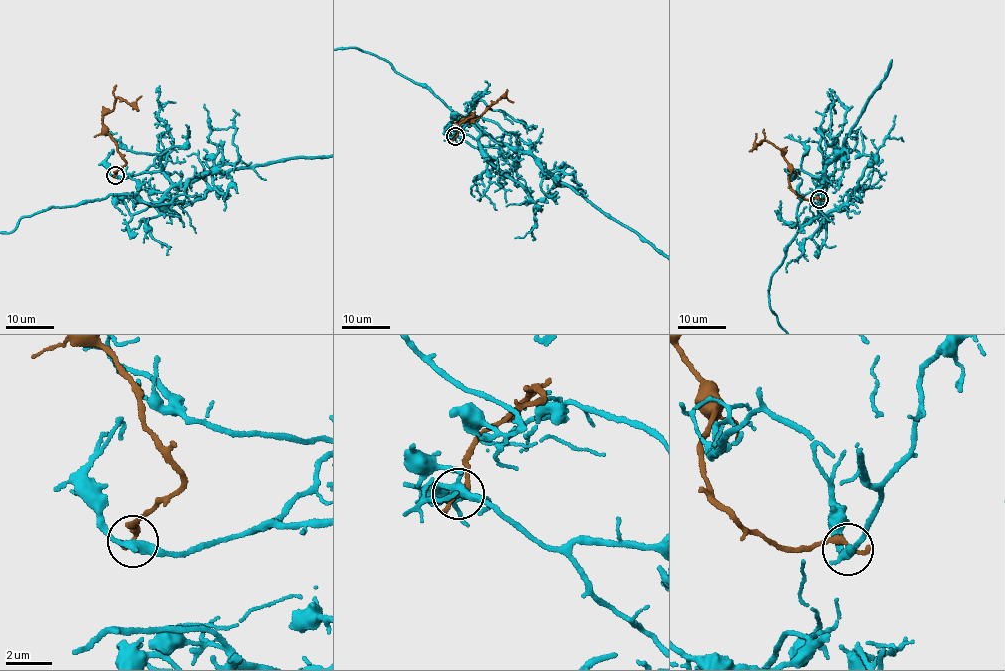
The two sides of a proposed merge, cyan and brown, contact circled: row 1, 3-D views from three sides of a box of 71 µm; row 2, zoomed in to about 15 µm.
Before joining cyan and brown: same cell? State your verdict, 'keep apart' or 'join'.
keep apart

